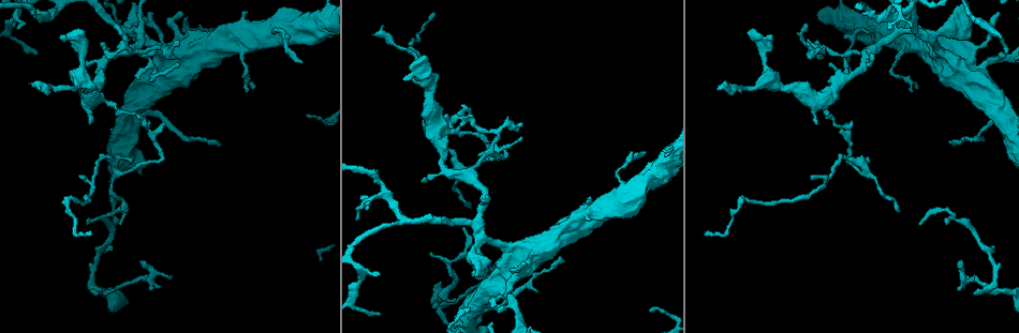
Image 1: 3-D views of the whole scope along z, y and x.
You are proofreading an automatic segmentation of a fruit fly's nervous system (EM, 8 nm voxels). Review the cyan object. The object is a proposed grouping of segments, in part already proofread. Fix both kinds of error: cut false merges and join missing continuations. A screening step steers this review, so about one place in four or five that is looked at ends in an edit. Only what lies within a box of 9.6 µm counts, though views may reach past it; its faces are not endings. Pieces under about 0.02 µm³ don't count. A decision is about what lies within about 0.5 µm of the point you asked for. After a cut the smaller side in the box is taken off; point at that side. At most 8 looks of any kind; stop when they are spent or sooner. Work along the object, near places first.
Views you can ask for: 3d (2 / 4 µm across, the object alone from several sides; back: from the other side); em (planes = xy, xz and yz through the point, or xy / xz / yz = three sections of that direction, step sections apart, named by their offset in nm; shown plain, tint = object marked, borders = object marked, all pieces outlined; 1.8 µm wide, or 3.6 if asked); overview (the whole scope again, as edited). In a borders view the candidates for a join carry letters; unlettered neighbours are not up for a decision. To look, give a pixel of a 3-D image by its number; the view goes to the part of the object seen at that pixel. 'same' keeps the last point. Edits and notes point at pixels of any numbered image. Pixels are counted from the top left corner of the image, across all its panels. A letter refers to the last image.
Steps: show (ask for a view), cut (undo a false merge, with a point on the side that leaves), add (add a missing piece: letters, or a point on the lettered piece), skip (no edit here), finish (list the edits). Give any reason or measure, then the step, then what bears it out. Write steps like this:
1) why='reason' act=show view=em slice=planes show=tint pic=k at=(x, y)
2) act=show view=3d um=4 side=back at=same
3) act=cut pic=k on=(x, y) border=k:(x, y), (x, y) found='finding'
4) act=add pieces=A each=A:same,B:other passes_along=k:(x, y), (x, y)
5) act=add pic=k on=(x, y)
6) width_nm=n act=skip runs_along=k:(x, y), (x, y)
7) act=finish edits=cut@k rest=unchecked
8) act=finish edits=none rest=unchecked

why='abrupt turn' act=show view=em slice=yz step=8 show=tint pic=1 at=(997, 289)

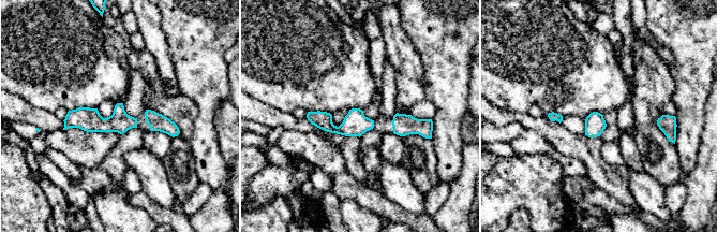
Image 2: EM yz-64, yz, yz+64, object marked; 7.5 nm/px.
act=show view=em slice=yz step=8 show=borders at=same

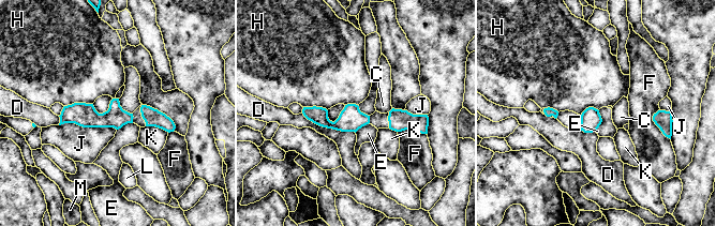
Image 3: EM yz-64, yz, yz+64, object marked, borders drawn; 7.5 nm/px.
act=skip each=C:other,D:other,E:other,F:other,H:other,J:other,K:other,L:other,M:other runs_along=3:(130, 116), (64, 118), (62, 120) found='continuous, no second neuron'

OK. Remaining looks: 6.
why='sudden change in width' act=show view=em slice=planes show=tint pic=1 at=(922, 33)

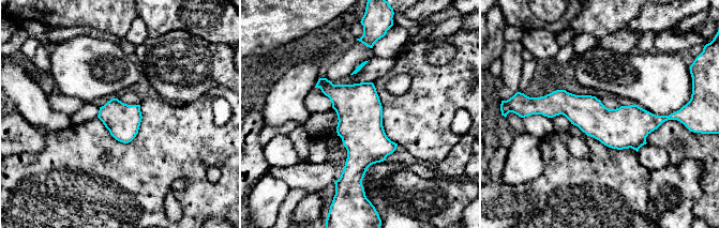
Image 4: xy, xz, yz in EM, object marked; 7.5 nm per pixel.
why='what lies round it' act=show view=em slice=planes show=borders at=same

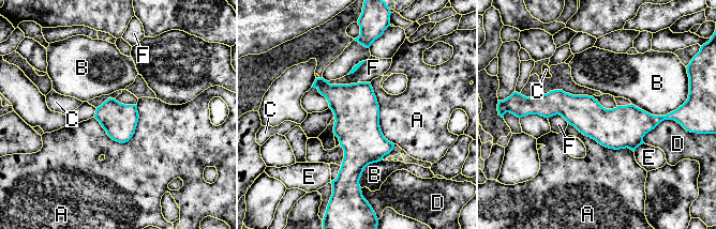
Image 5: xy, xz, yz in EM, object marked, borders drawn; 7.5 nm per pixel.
act=skip each=A:other,B:other,C:other,D:other,E:other,F:other found='one neuron here'

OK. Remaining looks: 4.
act=finish edits=none rest=unchecked

